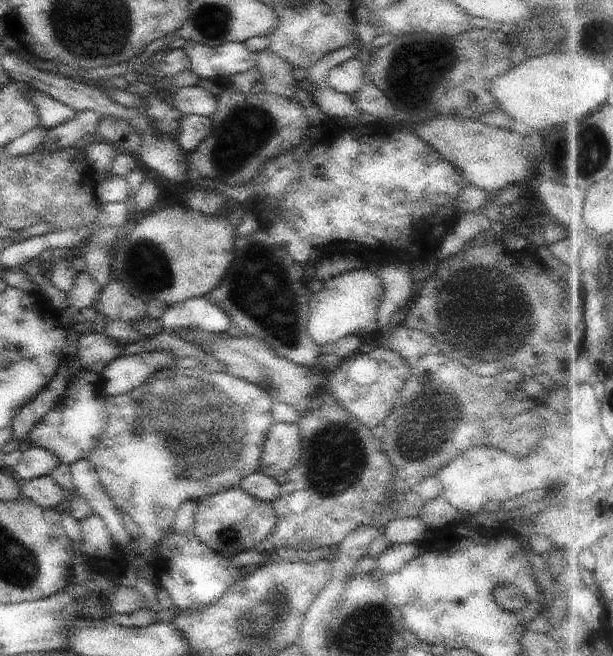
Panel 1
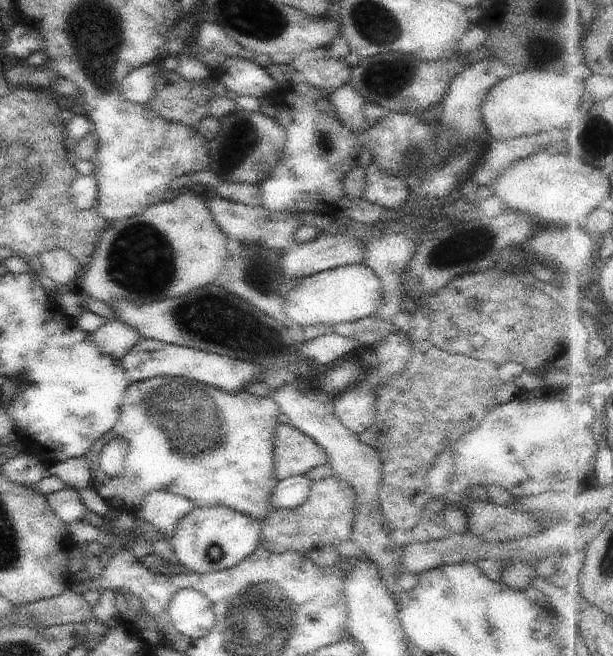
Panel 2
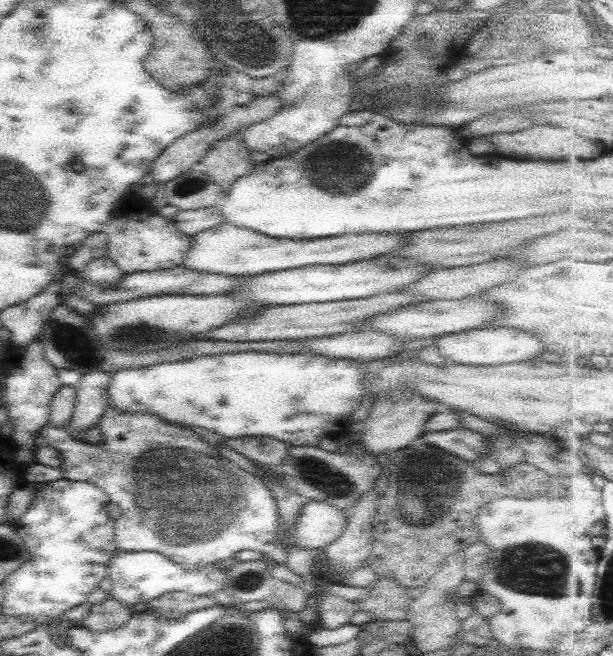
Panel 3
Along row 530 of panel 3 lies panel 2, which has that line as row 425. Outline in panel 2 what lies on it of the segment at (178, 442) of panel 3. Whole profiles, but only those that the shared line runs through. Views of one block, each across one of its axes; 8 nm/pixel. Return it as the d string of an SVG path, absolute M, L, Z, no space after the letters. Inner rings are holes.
M159 375L130 383L121 403L119 420L110 433L99 437L84 454L90 468L89 485L110 509L119 512L127 511L135 515L136 506L148 492L163 489L193 501L195 507L227 507L261 522L277 508L272 503L271 494L278 483L274 471L273 449L279 413L279 405L269 396L254 396L246 390L231 394L183 377ZM112 436L123 439L128 446L120 474L106 474L98 465L101 449Z

